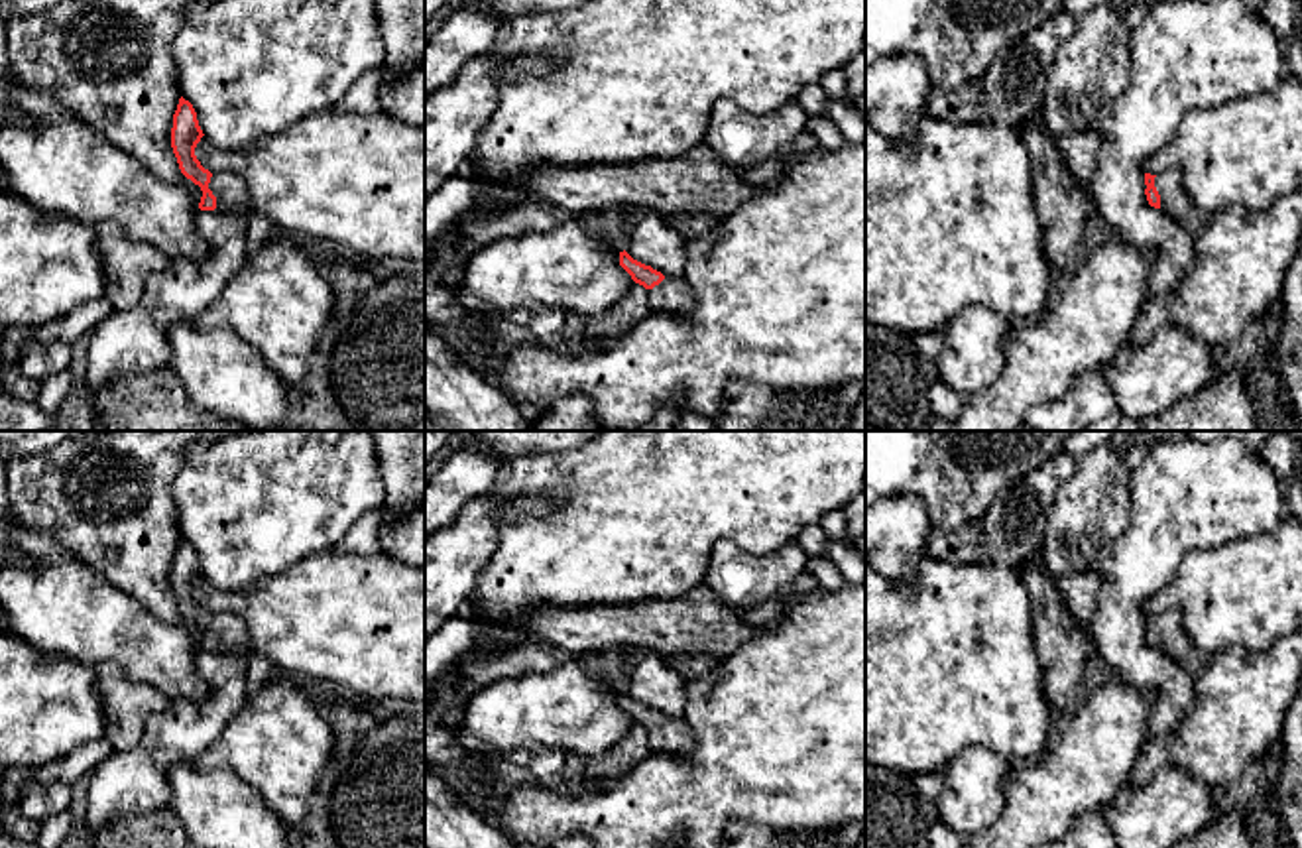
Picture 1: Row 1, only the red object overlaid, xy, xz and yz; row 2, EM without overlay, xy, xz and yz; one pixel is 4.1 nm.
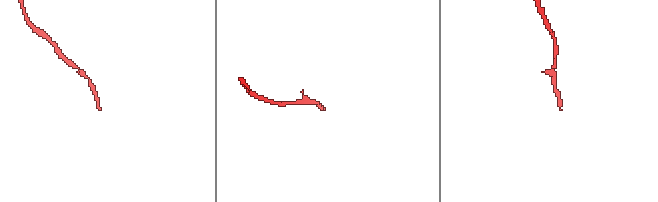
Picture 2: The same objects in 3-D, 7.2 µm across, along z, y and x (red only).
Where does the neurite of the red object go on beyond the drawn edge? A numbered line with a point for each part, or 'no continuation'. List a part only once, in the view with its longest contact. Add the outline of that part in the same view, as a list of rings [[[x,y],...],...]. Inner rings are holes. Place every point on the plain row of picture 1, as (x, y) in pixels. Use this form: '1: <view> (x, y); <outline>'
1: xy (231, 632); [[[230,612],[212,614],[208,630],[216,637],[218,651],[252,655],[250,634],[242,618]]]

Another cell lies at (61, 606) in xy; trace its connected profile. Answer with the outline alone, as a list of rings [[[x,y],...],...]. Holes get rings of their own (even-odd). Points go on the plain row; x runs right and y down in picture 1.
[[[14,517],[0,523],[0,545],[24,551],[31,567],[0,567],[0,604],[4,624],[45,655],[73,659],[90,671],[118,665],[128,681],[144,683],[169,700],[205,700],[208,687],[201,681],[193,636],[169,624],[142,602],[112,586],[96,569],[63,549],[51,533],[28,527]]]

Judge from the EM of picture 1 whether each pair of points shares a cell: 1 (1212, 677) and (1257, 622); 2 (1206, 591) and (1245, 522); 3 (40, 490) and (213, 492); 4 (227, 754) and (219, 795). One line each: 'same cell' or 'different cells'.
1: different cells
2: different cells
3: different cells
4: different cells

